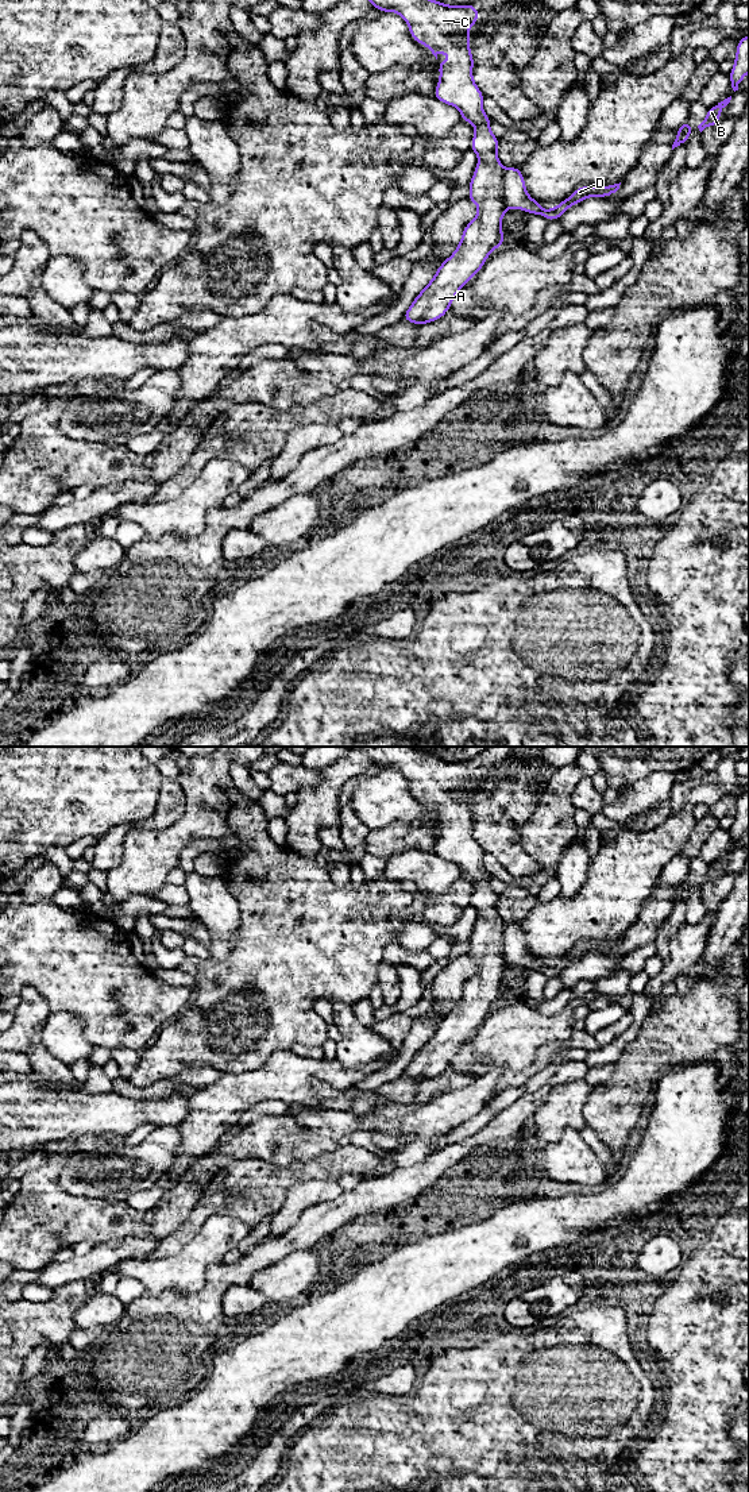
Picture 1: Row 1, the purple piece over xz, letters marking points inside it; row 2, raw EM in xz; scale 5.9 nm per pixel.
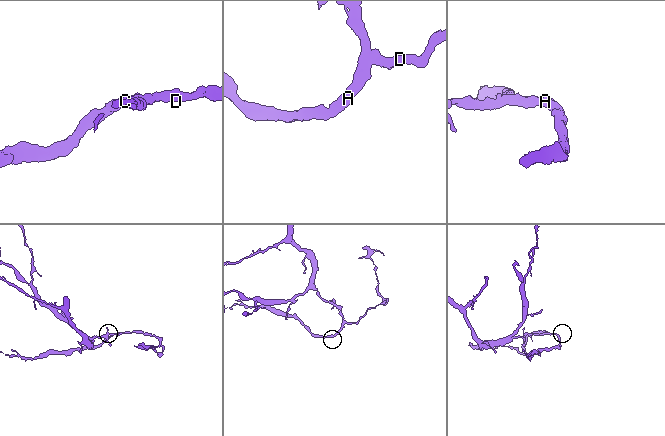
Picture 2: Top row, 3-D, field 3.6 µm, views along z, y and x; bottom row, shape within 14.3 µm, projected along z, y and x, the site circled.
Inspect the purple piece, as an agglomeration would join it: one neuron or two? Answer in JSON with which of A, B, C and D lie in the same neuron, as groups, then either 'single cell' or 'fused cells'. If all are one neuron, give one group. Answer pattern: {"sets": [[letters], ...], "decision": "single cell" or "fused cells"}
{"sets": [["A", "C"], ["B", "D"]], "decision": "fused cells"}

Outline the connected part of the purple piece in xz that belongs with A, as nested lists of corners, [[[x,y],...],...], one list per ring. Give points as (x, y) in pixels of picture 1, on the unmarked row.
[[[347,747],[350,749],[367,753],[374,764],[382,768],[399,770],[409,782],[412,794],[426,801],[436,813],[440,837],[435,845],[435,853],[448,861],[460,865],[462,876],[475,882],[475,891],[471,898],[471,906],[476,909],[479,918],[470,937],[470,952],[467,956],[475,959],[479,964],[478,971],[463,986],[462,998],[455,1009],[445,1015],[437,1025],[431,1038],[414,1055],[402,1076],[413,1080],[426,1080],[443,1073],[457,1048],[482,1025],[489,1010],[505,999],[501,986],[501,978],[506,968],[506,960],[502,948],[502,921],[497,911],[499,895],[490,887],[491,876],[482,865],[483,849],[472,834],[474,813],[471,811],[468,795],[474,791],[467,784],[476,780],[479,767],[475,762],[445,762],[414,747]]]

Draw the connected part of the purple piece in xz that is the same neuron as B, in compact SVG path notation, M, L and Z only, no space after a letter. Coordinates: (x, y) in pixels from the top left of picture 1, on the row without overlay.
M731 852L725 855L723 857L718 859L717 861L709 864L707 874L698 882L699 887L702 888L706 883L715 882L721 878L719 870L721 867L730 859Z

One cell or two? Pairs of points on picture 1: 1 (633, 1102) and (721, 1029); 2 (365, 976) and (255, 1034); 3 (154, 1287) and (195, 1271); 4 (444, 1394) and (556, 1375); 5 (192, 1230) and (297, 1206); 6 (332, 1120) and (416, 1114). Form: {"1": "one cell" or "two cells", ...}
{"1": "one cell", "2": "one cell", "3": "one cell", "4": "one cell", "5": "two cells", "6": "one cell"}

